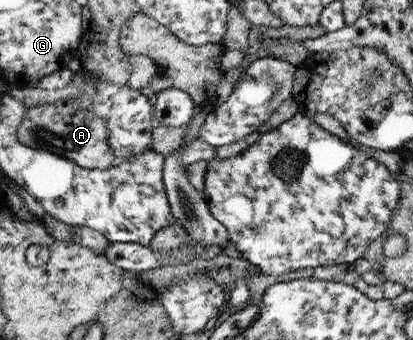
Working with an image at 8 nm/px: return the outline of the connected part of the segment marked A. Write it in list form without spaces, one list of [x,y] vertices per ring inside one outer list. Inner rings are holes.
[[[74,98],[66,102],[59,100],[28,108],[23,123],[17,128],[17,137],[22,144],[66,156],[81,167],[98,170],[106,170],[119,164],[108,136],[110,129],[106,117],[89,110],[84,111]]]

